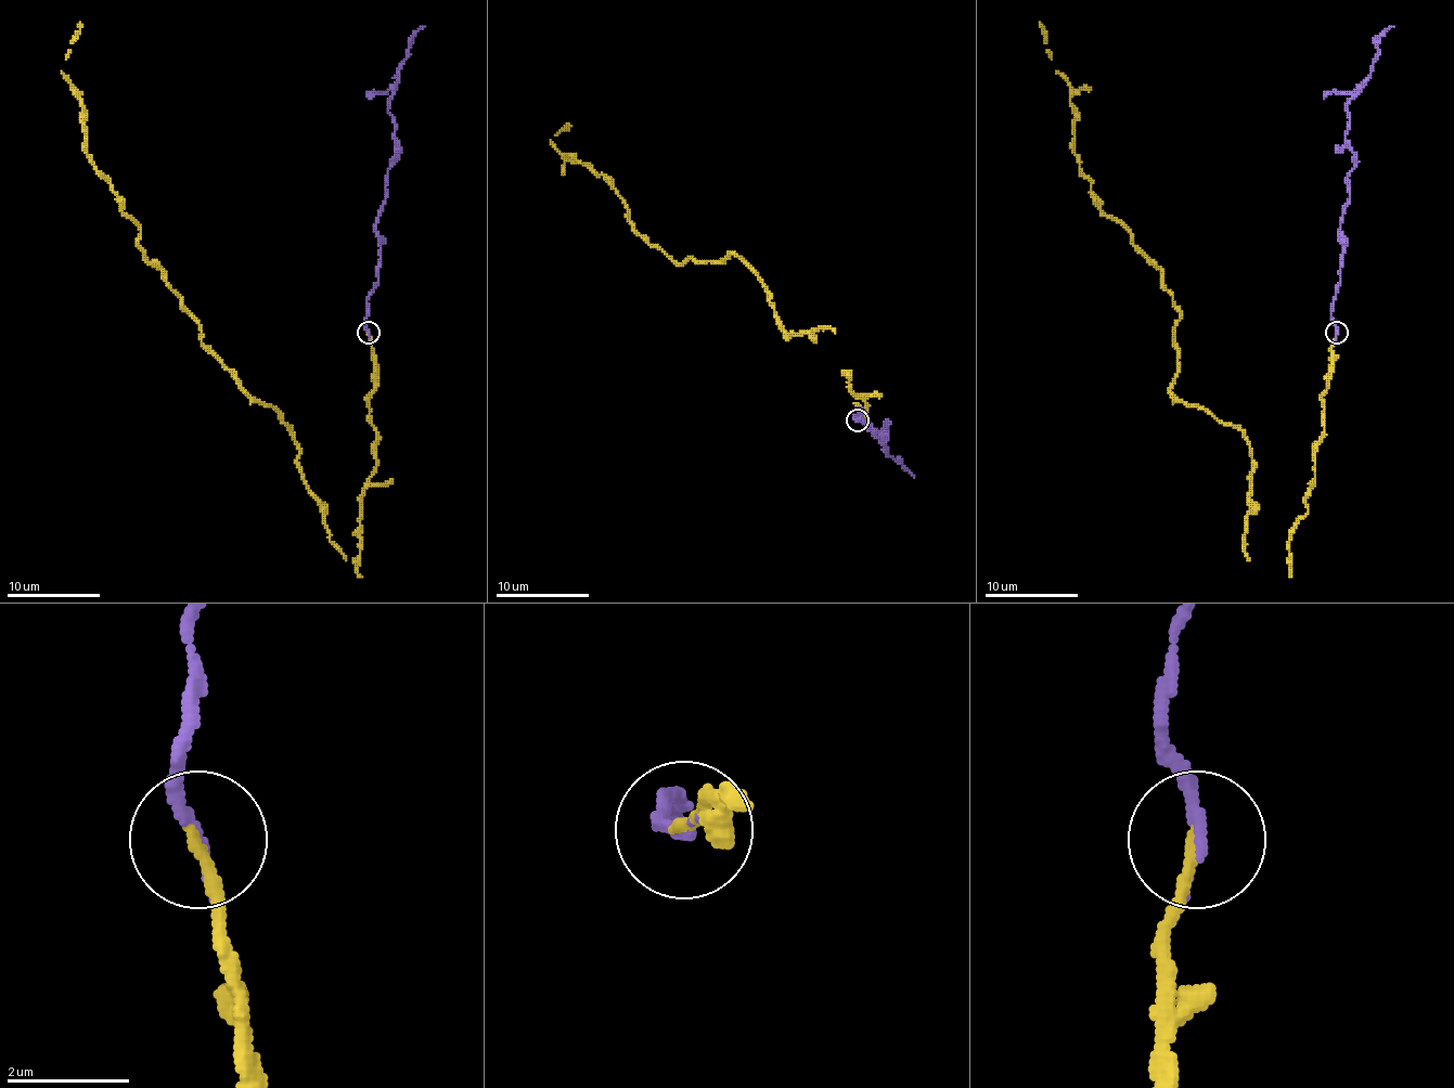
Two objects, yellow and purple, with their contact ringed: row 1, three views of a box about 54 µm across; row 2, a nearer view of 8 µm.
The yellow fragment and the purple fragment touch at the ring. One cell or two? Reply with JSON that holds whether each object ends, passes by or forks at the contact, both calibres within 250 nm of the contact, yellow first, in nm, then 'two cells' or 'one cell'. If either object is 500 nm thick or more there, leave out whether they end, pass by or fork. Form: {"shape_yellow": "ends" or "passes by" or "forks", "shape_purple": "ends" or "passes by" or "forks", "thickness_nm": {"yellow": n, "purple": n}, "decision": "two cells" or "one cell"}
{"shape_yellow": "ends", "shape_purple": "ends", "thickness_nm": {"yellow": 200, "purple": 200}, "decision": "one cell"}

